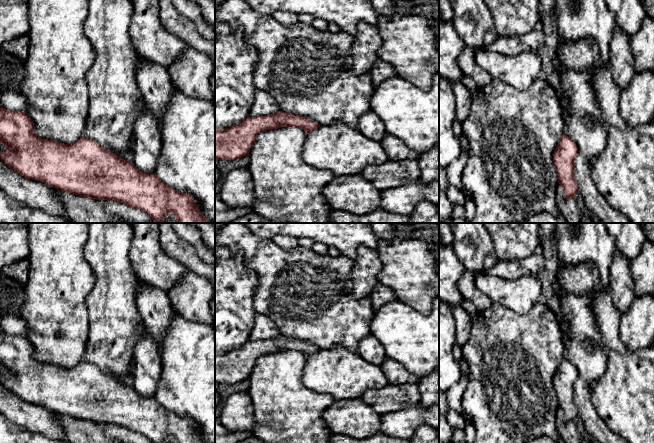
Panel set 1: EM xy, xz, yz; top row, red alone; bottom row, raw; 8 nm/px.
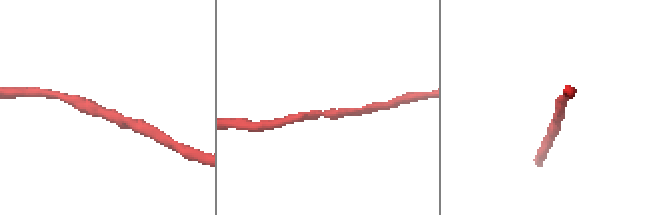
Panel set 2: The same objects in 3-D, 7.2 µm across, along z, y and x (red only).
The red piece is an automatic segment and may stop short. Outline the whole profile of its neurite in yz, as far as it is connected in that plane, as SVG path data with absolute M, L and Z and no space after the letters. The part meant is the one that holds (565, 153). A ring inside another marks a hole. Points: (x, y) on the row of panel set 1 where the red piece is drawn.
M564 133L553 153L553 164L557 170L558 183L562 186L566 199L574 198L579 189L574 177L574 161L577 152L576 143Z

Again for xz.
M284 111L265 116L249 116L227 129L215 129L215 159L235 160L248 156L260 132L282 127L298 127L309 133L319 128L320 124Z

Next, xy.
M0 108L0 144L7 149L0 152L0 159L20 175L75 195L126 204L142 210L155 222L172 213L177 223L214 223L202 215L190 194L169 187L155 173L141 172L132 161L122 159L94 140L82 136L73 144L64 144L37 137L34 128L27 114Z

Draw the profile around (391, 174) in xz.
M413 156L408 160L388 160L379 165L368 165L360 175L376 188L388 190L418 183L420 169L416 158Z

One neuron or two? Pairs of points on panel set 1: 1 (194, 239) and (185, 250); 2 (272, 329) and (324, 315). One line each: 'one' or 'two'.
1: two
2: two

